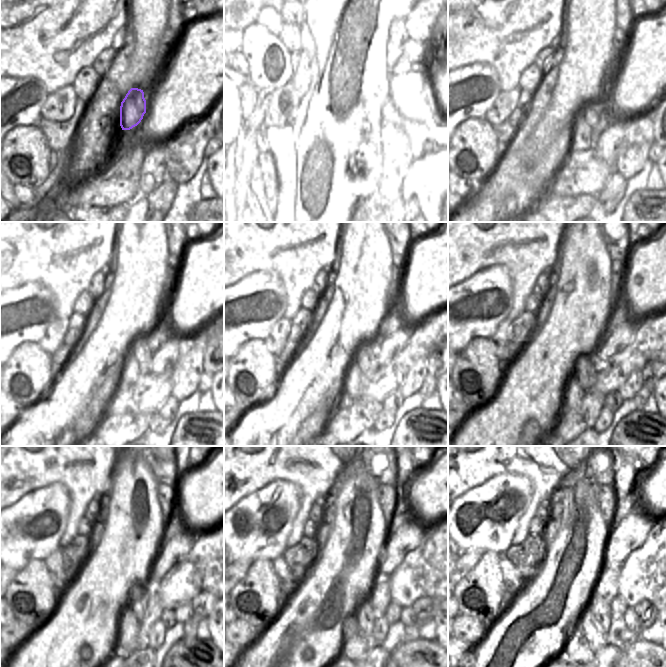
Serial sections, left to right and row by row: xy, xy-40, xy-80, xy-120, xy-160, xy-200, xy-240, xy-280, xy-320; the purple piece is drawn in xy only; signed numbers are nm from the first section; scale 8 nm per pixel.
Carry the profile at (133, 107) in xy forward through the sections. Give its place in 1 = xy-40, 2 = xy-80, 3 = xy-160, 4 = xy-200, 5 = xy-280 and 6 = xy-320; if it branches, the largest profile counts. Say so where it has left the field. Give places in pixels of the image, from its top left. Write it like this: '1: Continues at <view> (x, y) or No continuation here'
1: Continues at xy-40 (359, 110)
2: Continues at xy-80 (588, 120)
3: Continues at xy-160 (365, 352)
4: Continues at xy-200 (588, 364)
5: Continues at xy-280 (363, 606)
6: Continues at xy-320 (597, 639)

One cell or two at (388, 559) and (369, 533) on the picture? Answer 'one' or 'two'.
two

